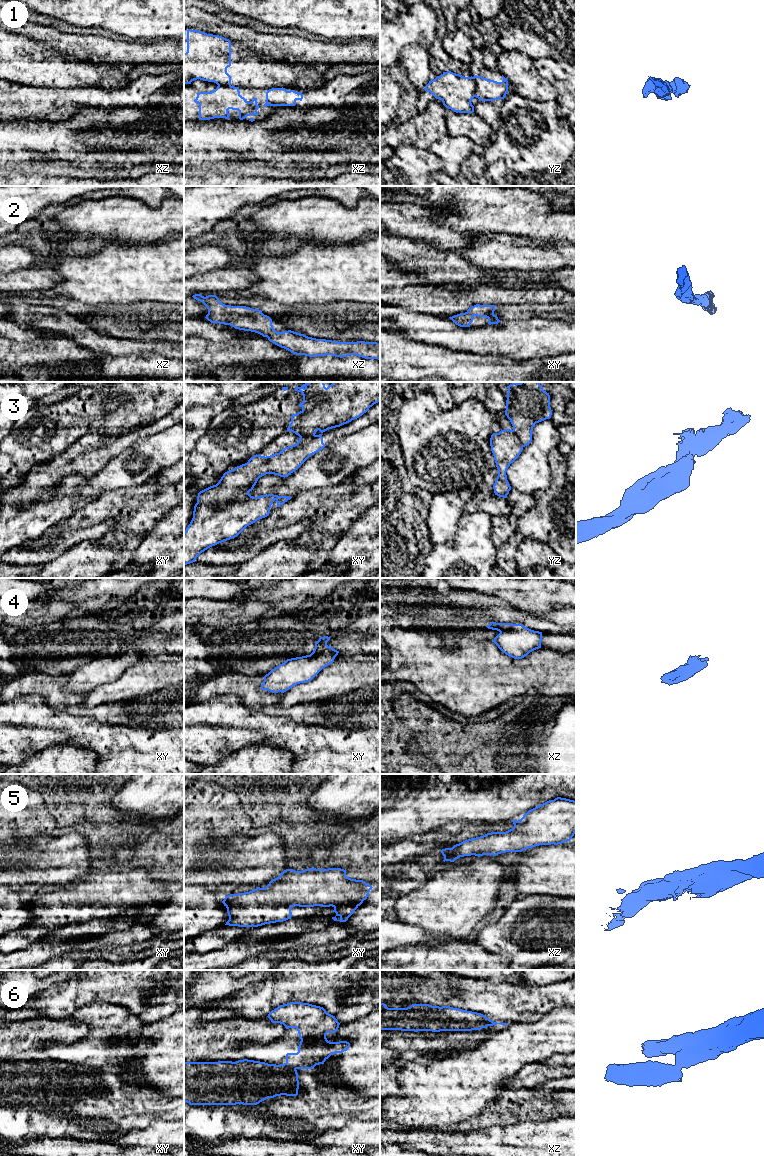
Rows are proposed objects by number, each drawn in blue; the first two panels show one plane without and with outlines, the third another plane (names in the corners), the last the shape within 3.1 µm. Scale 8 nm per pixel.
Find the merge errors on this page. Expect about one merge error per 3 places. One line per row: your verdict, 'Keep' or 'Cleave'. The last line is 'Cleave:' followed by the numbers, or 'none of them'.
1: Cleave
2: Keep
3: Cleave
4: Keep
5: Keep
6: Cleave
Cleave: 1, 3, 6

